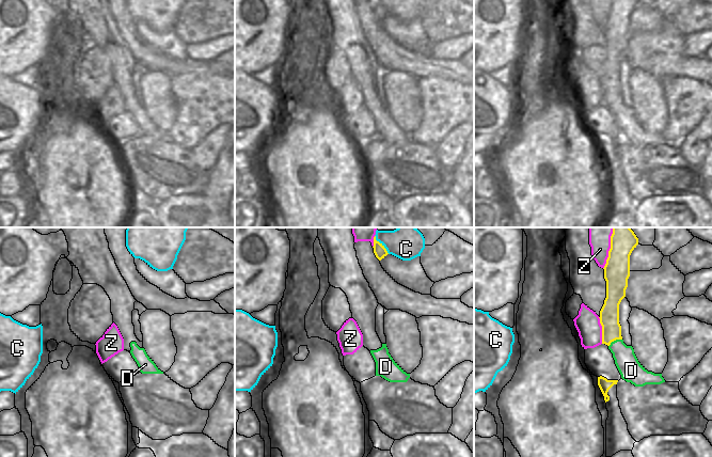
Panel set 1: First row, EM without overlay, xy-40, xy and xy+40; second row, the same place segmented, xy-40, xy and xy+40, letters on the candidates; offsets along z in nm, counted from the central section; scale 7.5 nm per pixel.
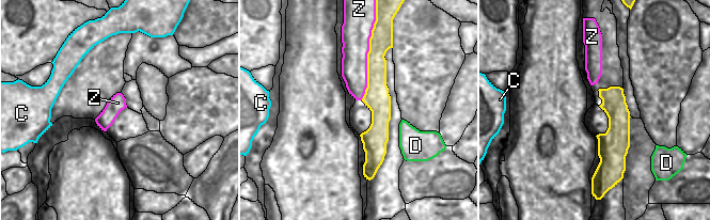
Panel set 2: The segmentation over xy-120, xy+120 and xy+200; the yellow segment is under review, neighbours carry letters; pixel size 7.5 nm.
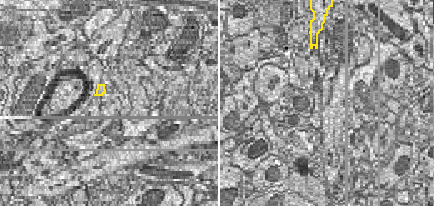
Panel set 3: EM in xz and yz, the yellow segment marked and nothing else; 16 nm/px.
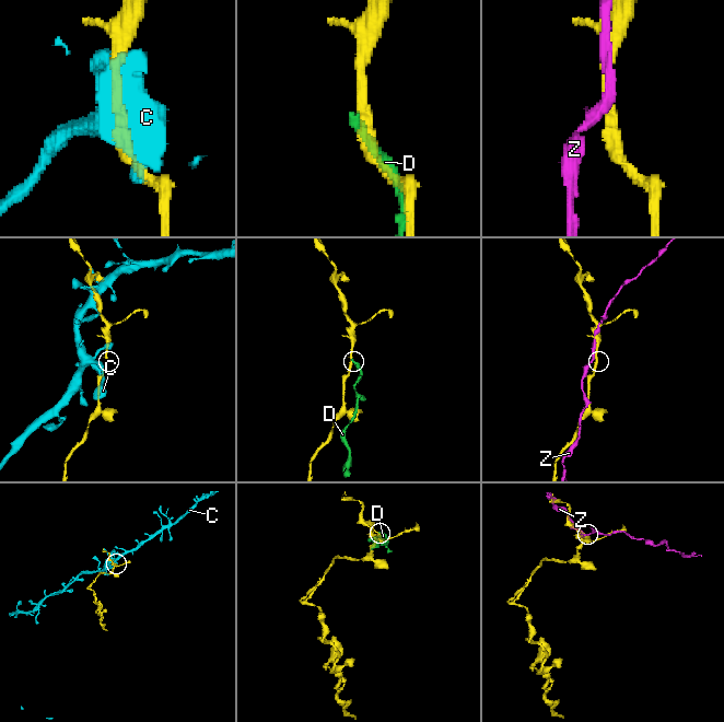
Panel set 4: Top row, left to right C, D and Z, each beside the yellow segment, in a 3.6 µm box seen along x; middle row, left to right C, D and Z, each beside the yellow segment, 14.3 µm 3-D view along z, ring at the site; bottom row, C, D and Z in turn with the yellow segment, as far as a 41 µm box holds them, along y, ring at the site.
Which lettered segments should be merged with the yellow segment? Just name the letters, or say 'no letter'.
no letter

